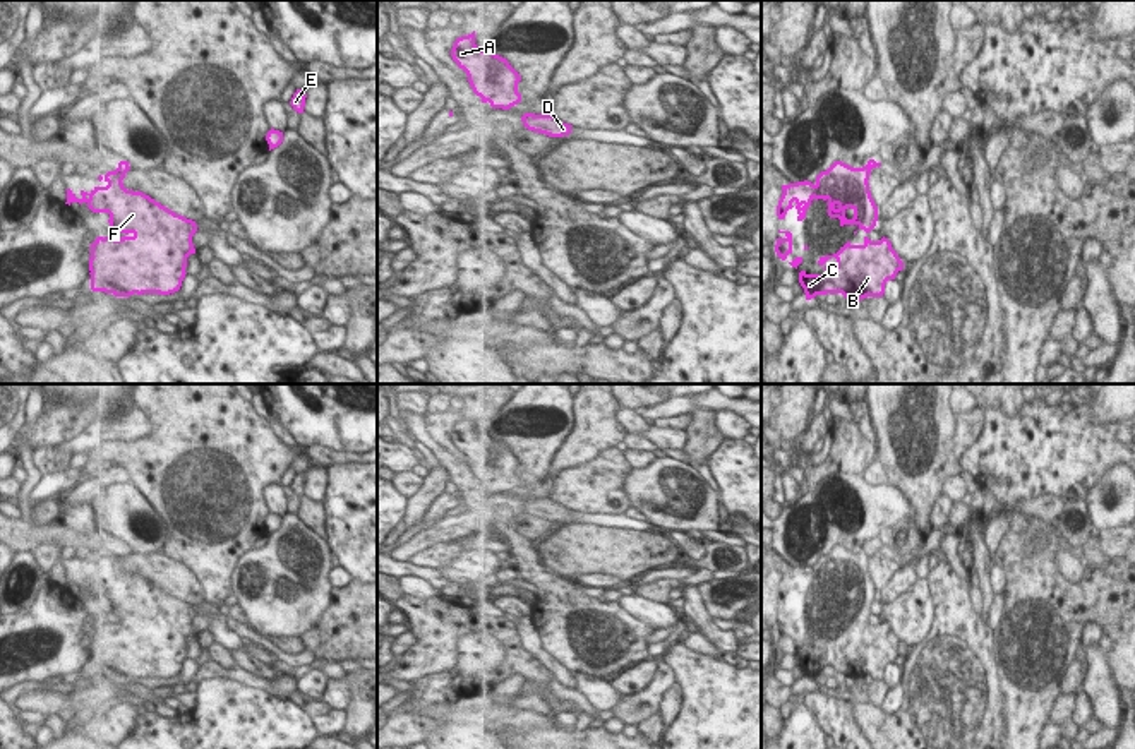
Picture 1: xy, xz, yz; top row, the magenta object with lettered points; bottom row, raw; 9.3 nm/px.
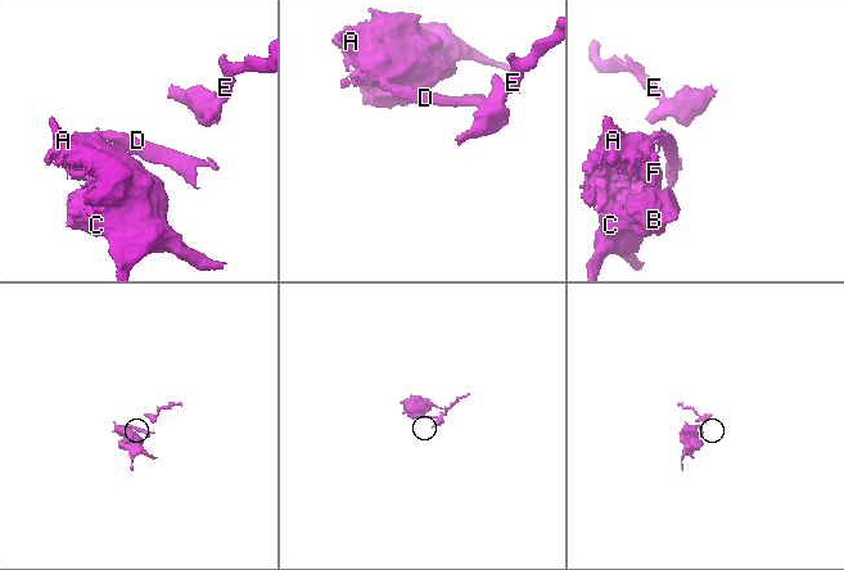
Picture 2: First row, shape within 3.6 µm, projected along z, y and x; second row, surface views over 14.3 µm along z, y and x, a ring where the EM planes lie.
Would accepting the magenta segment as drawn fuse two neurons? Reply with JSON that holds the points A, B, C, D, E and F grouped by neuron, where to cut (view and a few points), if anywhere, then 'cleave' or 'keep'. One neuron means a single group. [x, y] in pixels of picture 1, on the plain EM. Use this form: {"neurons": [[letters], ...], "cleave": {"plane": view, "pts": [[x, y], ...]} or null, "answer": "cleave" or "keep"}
{"neurons": [["A", "B", "C", "E", "F"], ["D"]], "cleave": {"plane": "xy", "pts": [[119, 549], [124, 557]]}, "answer": "cleave"}

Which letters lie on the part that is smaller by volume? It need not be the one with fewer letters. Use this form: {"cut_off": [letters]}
{"cut_off": ["D"]}

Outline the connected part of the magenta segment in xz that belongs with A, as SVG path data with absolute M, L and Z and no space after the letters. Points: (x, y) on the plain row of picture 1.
M475 415L454 425L451 440L466 456L470 470L482 487L489 485L492 492L506 494L521 485L519 458L506 442L490 434L480 434L475 428Z

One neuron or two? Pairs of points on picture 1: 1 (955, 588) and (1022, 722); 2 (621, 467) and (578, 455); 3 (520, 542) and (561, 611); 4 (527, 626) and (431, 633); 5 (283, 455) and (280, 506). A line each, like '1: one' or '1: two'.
1: two
2: two
3: one
4: two
5: two

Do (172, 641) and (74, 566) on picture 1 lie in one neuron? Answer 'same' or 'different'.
same

